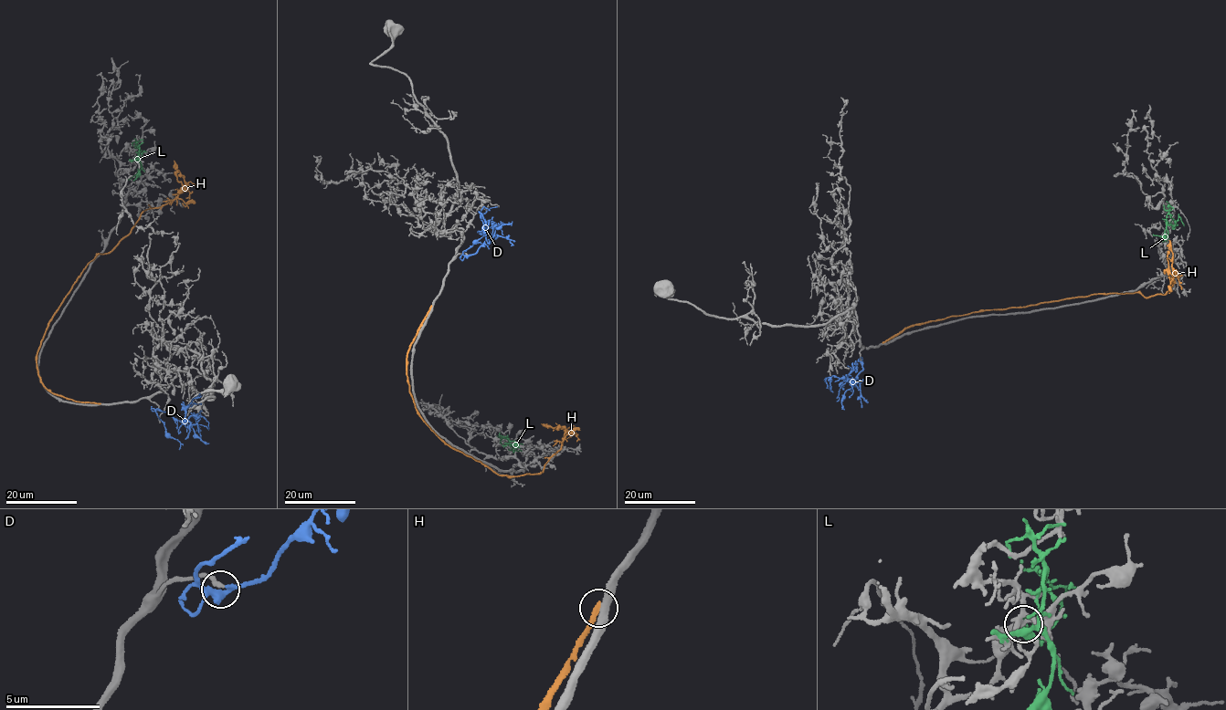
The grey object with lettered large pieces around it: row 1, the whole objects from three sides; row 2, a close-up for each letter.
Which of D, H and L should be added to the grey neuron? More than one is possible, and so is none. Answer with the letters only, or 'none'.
D

